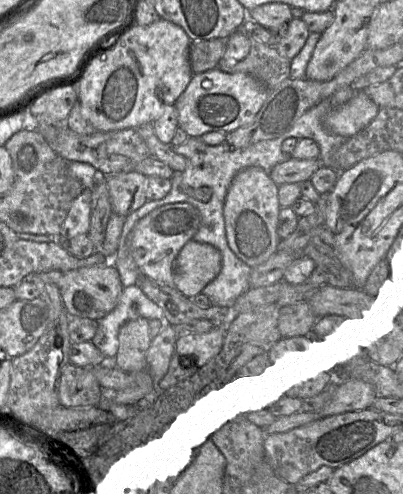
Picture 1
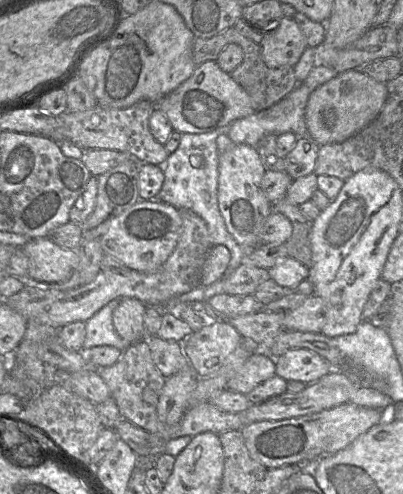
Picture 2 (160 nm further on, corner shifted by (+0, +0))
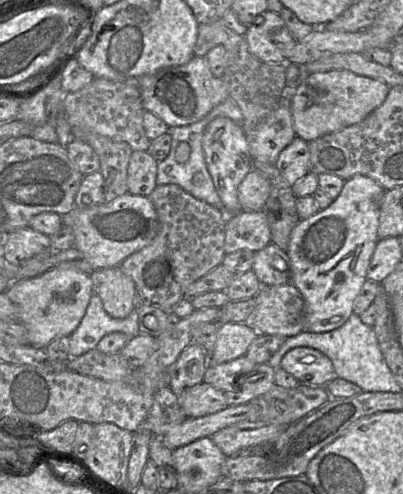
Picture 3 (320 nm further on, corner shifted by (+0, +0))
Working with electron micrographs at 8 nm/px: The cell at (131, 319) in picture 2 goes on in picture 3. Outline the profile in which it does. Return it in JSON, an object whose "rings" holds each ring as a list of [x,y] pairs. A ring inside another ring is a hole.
{"rings":[[[120,265],[95,270],[90,277],[93,284],[93,292],[101,298],[105,311],[112,318],[127,318],[135,309],[136,285],[133,279],[121,270]]]}

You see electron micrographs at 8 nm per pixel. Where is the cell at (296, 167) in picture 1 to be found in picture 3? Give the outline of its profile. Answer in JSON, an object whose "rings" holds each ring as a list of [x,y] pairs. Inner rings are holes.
{"rings":[[[257,170],[246,175],[238,187],[241,211],[260,211],[270,195],[271,185],[266,176]]]}

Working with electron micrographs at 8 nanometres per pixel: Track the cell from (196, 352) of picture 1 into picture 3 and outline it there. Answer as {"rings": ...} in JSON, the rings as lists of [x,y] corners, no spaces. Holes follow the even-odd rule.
{"rings":[[[220,323],[214,349],[208,354],[208,365],[218,365],[244,356],[259,335],[262,334],[249,323]]]}

